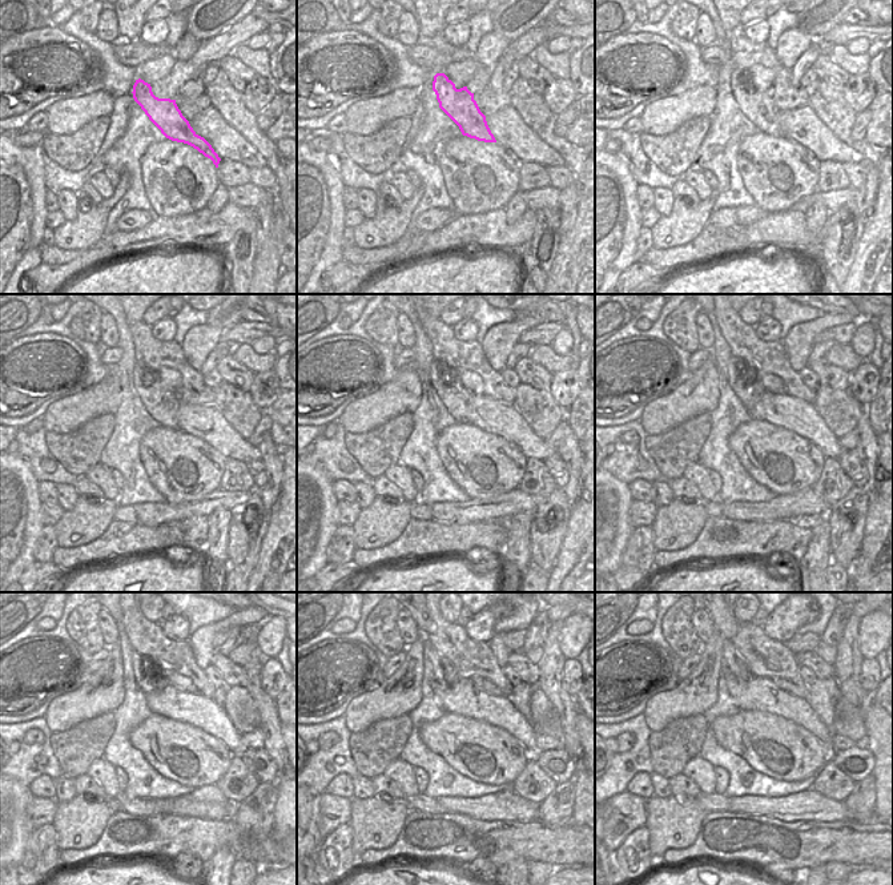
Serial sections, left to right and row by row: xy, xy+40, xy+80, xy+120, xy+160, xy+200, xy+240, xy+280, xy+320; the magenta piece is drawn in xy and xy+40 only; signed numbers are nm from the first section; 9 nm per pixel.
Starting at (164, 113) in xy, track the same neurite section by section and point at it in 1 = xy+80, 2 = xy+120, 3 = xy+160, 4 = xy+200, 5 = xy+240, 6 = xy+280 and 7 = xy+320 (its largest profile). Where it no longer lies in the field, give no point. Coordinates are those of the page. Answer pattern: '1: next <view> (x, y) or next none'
1: next xy+80 (759, 107)
2: next xy+120 (161, 403)
3: next xy+160 (458, 401)
4: next xy+200 (749, 393)
5: next xy+240 (144, 678)
6: next xy+280 (441, 671)
7: next xy+320 (735, 664)

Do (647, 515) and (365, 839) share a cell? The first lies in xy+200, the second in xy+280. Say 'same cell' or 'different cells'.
different cells

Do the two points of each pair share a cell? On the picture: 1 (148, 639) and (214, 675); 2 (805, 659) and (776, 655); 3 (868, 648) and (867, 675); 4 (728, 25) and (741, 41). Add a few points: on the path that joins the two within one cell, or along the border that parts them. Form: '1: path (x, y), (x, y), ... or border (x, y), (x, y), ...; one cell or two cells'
1: border (202, 670), (216, 688); two cells
2: border (795, 655), (800, 664); two cells
3: border (864, 658), (875, 659); two cells
4: border (740, 25), (728, 32); two cells

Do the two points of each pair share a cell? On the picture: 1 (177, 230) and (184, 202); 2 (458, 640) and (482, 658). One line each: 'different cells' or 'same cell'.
1: different cells
2: same cell

